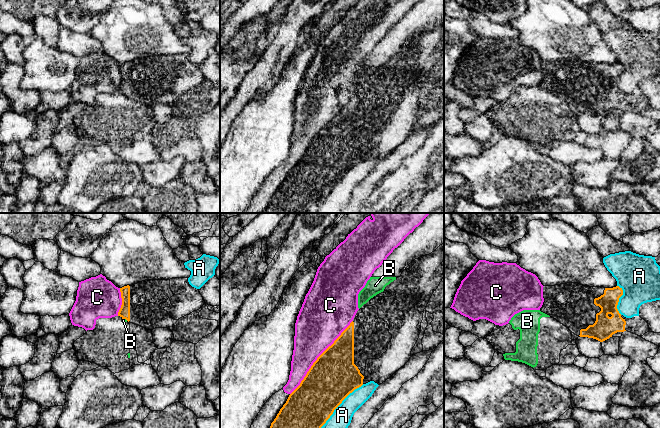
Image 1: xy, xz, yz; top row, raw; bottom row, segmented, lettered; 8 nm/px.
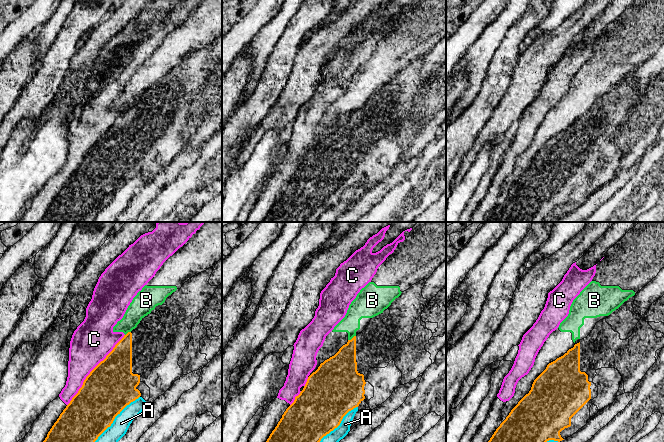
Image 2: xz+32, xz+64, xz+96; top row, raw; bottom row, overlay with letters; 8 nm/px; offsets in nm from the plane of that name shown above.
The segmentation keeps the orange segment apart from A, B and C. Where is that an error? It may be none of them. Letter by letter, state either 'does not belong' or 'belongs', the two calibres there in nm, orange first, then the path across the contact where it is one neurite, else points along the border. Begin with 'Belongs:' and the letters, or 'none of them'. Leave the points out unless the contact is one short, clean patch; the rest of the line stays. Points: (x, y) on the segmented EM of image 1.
Belongs: none of them
A: does not belong | 380/160 nm
B: does not belong | 90/30 nm | along xy (122, 318), (127, 320)
C: does not belong | 380/360 nm

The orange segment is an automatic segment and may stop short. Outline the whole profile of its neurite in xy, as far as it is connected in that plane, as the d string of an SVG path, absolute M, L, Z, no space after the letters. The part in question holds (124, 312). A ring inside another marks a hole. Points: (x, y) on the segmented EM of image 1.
M188 278L145 280L132 286L124 286L120 288L120 292L122 305L118 316L147 330L168 328L173 332L176 341L197 344L218 326L216 320L199 317L205 301L199 290L189 284Z

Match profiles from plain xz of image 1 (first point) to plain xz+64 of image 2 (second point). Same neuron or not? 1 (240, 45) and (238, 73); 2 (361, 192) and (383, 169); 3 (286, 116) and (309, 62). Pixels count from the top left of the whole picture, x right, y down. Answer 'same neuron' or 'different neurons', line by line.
1: same neuron
2: different neurons
3: different neurons

